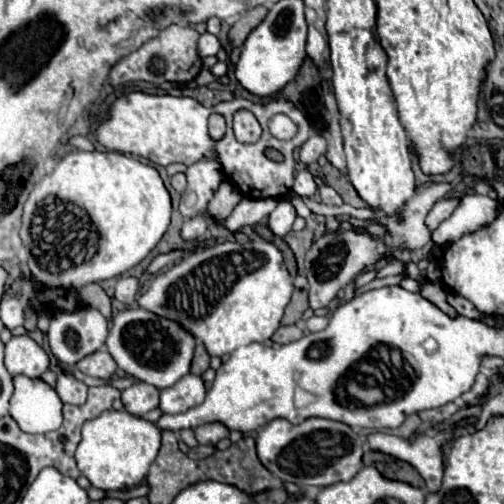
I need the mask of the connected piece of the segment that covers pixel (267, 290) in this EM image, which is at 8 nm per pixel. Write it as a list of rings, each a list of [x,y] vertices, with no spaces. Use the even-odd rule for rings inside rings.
[[[255,238],[247,244],[225,240],[195,250],[177,266],[157,276],[137,302],[157,316],[183,324],[183,328],[205,344],[211,356],[223,356],[231,354],[237,346],[269,340],[279,328],[291,292],[293,282],[281,250],[263,238]],[[173,280],[179,296],[173,296]]]

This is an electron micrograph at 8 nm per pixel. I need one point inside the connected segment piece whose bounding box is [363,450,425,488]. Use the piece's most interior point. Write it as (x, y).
(394, 469)

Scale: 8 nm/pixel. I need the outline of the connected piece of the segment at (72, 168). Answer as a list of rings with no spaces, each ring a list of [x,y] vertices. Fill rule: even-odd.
[[[81,150],[69,152],[65,158],[59,160],[59,164],[55,166],[55,170],[49,176],[45,176],[39,184],[35,184],[35,188],[29,194],[23,208],[25,208],[25,214],[23,214],[23,226],[21,226],[21,240],[27,250],[27,264],[33,274],[33,280],[47,288],[79,288],[79,286],[85,286],[91,282],[101,282],[101,280],[125,274],[129,268],[139,264],[157,246],[157,242],[163,238],[163,234],[169,226],[169,220],[171,220],[171,196],[159,176],[159,172],[153,166],[143,164],[137,158],[125,156],[121,152],[81,152]]]

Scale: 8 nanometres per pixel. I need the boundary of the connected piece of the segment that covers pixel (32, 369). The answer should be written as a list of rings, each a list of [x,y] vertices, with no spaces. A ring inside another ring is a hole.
[[[29,334],[13,336],[5,344],[5,366],[13,376],[25,374],[35,378],[49,368],[49,356]]]

